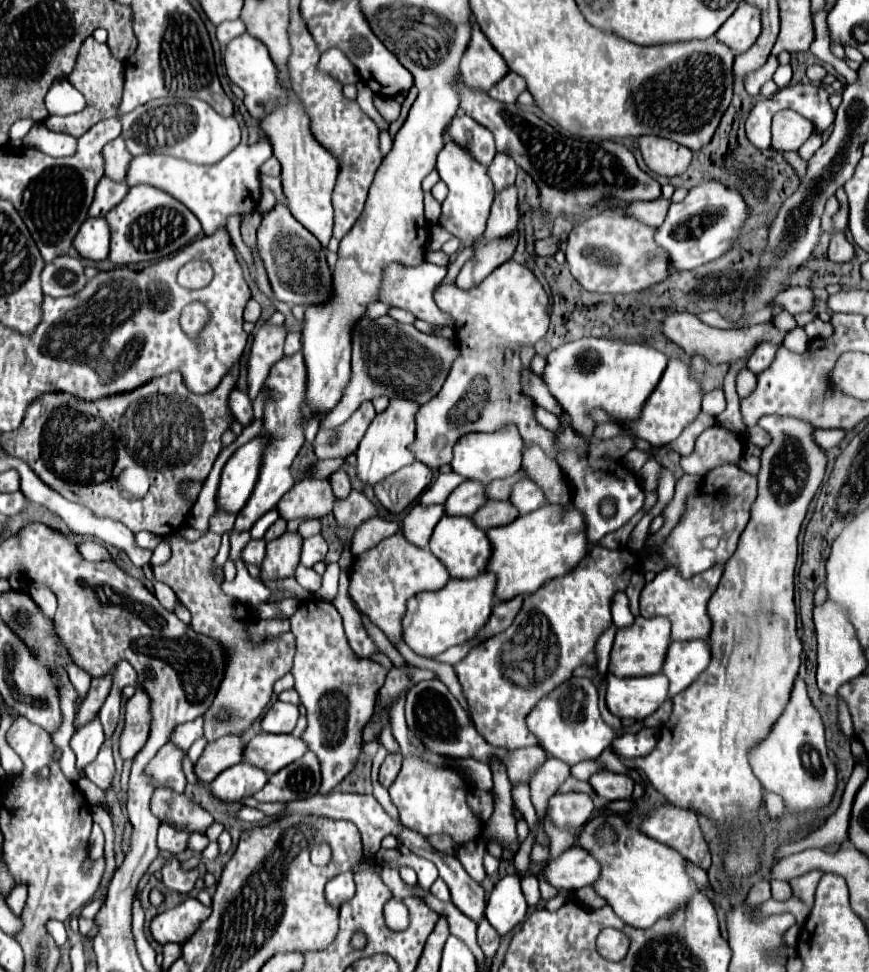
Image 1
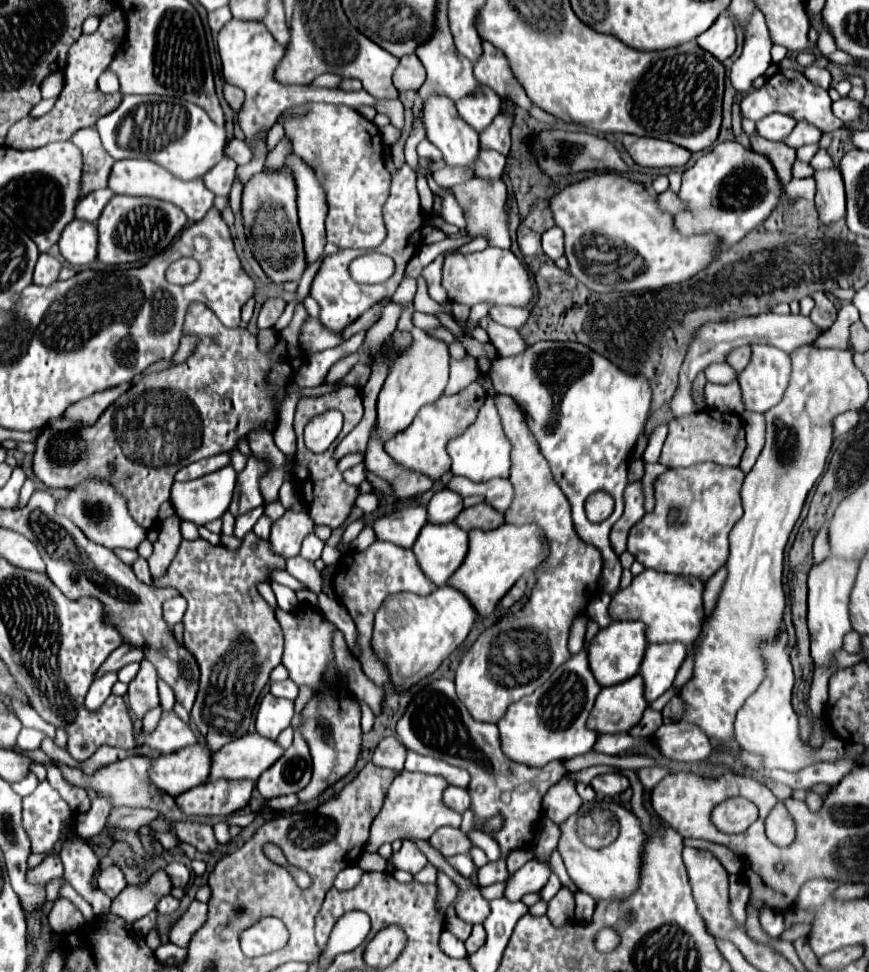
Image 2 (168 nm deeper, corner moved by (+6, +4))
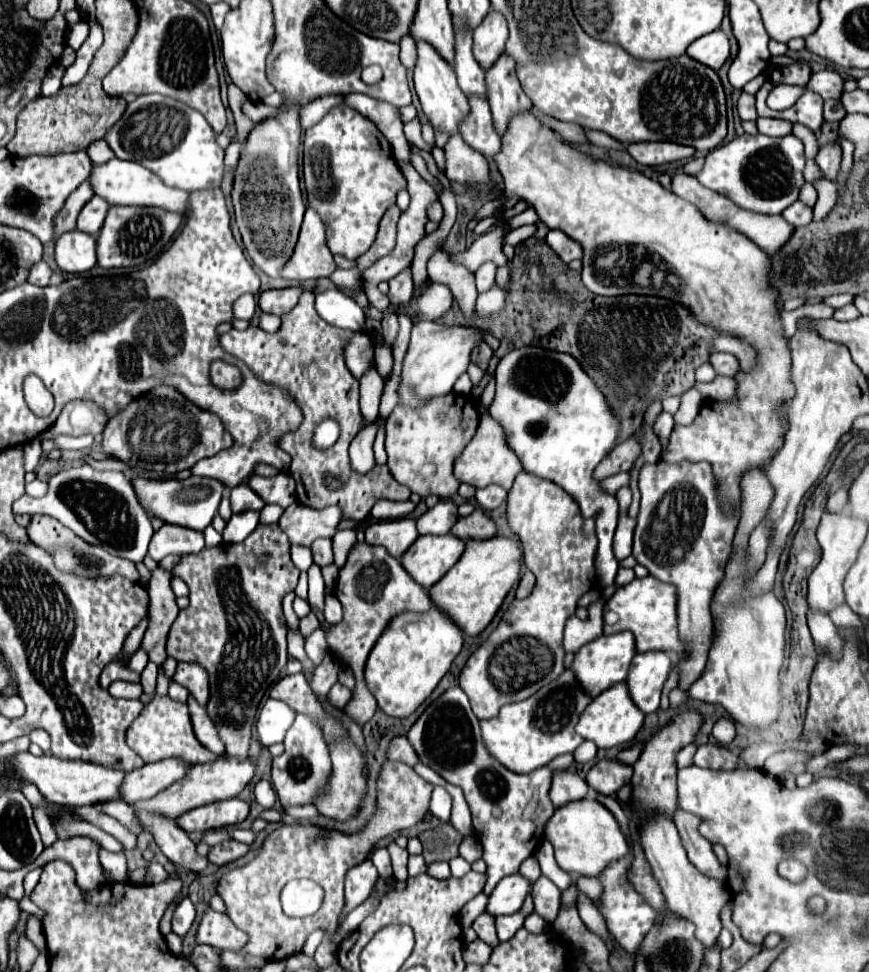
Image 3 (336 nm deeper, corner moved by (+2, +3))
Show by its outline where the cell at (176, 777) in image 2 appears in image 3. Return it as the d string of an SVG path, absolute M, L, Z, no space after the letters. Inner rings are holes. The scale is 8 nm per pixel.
M175 758L159 760L153 764L145 764L129 774L125 774L123 784L119 788L119 798L127 804L133 804L137 800L153 798L159 790L165 790L173 782L181 780L189 772L189 766Z

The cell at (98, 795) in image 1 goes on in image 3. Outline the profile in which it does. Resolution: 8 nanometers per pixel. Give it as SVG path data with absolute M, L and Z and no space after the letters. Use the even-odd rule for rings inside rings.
M226 829L221 830L209 830L205 832L201 842L205 842L210 846L222 843L226 840L231 839L229 832Z

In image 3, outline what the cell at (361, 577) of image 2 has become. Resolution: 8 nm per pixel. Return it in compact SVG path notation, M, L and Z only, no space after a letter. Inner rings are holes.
M357 542L349 552L347 564L341 568L341 582L337 580L333 594L341 600L343 606L343 620L331 624L327 630L327 644L333 654L351 668L355 676L355 688L349 704L345 706L347 716L351 716L359 726L365 726L375 710L377 702L369 696L369 690L363 680L363 668L371 648L375 646L377 638L389 626L389 622L403 614L403 612L427 612L431 608L431 598L423 586L419 586L401 566L397 558L387 554L381 546L371 546L365 542Z

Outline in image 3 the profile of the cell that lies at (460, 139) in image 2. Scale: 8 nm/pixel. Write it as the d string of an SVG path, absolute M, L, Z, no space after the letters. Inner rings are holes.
M415 40L417 44L417 64L415 64L415 92L421 100L421 108L427 114L429 122L435 128L441 128L445 132L459 134L457 126L461 122L461 118L465 118L465 114L469 114L469 102L467 96L461 92L455 72L449 66L449 62L429 44L423 40Z

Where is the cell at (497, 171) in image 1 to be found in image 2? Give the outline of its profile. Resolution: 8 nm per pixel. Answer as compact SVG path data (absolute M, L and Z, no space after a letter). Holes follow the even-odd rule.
M499 113L499 117L493 119L493 125L489 125L489 129L485 129L485 133L479 135L481 149L507 155L511 149L509 129L511 129L511 117L507 113Z

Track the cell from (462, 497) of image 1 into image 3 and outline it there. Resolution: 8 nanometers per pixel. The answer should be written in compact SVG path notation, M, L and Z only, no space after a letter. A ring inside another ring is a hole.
M441 500L435 508L427 510L423 516L419 516L417 524L417 532L423 534L447 534L453 524L457 522L459 514L457 514L457 506L453 502Z

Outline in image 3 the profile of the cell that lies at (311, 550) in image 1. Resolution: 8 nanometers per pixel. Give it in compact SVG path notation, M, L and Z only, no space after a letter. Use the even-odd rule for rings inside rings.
M319 538L317 542L313 542L311 550L313 550L313 562L315 562L315 564L319 564L319 566L333 564L333 550L331 550L331 540L327 540L327 538Z

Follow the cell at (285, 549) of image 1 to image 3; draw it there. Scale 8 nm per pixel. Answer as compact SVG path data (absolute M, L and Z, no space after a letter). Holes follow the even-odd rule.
M293 502L279 518L279 526L289 536L291 544L311 546L317 538L333 538L341 520L343 512L339 506L313 510Z

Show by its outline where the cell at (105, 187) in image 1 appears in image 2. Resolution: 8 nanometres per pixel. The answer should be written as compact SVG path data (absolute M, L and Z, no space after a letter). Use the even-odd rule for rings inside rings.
M105 187L105 189L97 189L97 191L91 191L87 193L79 203L77 203L77 209L75 209L75 217L77 219L83 219L83 221L97 221L103 207L109 203L109 199L113 197L115 193Z

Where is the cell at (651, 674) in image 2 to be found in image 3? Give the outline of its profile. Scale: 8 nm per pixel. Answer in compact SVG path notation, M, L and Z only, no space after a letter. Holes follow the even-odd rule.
M641 652L633 656L625 684L629 688L629 698L643 714L651 714L659 708L669 670L671 656L665 652Z

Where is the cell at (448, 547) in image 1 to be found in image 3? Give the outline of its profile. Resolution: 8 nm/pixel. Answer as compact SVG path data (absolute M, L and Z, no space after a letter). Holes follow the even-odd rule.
M453 534L419 536L417 542L413 542L413 546L401 556L401 566L421 586L425 586L425 590L429 590L459 560L463 550L465 542Z

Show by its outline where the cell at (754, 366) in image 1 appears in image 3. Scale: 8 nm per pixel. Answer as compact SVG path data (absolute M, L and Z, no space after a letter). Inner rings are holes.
M715 352L715 354L711 354L709 362L715 368L715 372L721 374L721 376L735 376L737 370L739 370L739 360L733 354Z

